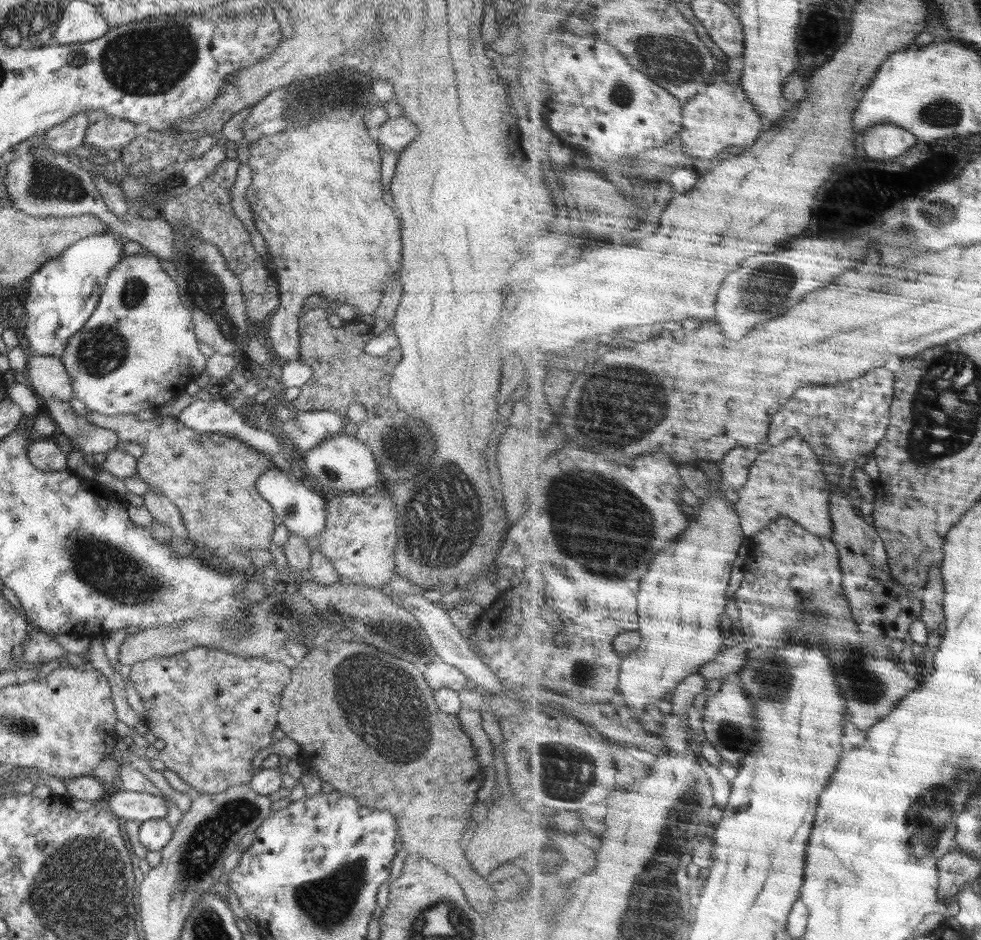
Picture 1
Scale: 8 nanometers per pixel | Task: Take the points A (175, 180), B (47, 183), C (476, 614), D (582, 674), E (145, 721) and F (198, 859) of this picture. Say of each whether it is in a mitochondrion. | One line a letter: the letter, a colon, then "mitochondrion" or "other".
A: mitochondrion
B: mitochondrion
C: other
D: mitochondrion
E: other
F: mitochondrion

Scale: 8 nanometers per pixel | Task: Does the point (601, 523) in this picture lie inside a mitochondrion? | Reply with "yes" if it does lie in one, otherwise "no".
yes

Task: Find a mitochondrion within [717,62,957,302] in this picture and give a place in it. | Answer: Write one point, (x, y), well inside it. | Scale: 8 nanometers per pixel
(932, 217)

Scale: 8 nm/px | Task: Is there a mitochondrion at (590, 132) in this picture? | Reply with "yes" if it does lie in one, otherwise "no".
no

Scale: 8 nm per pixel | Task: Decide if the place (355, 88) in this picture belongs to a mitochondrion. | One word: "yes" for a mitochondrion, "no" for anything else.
no

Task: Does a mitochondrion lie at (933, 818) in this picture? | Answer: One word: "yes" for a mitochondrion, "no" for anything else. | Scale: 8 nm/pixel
yes

